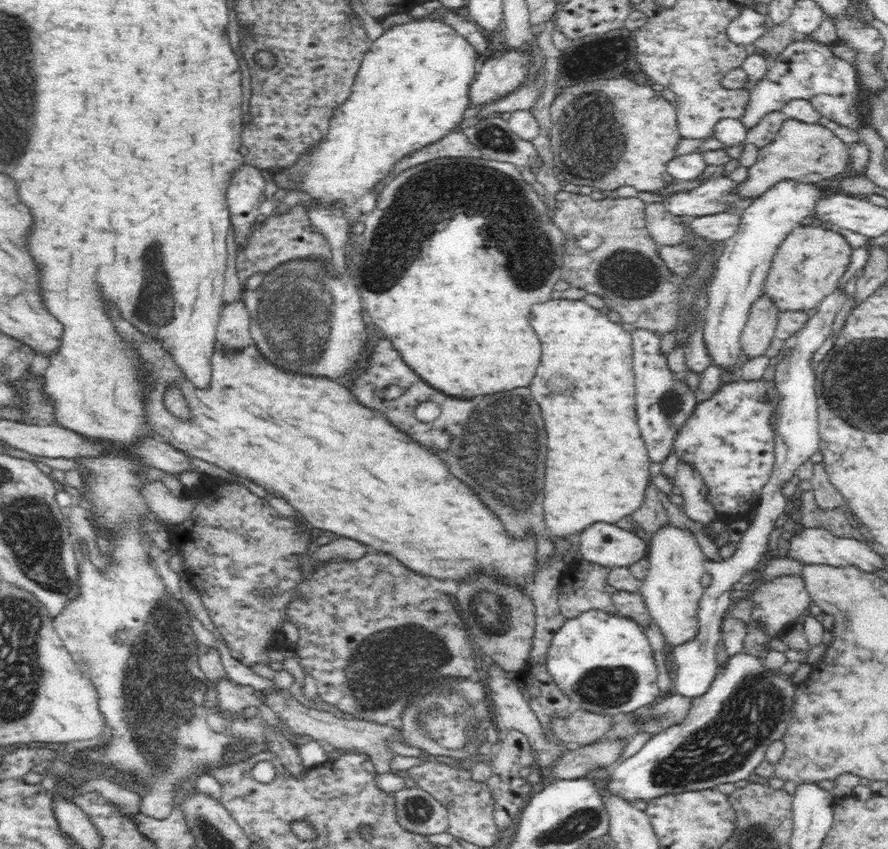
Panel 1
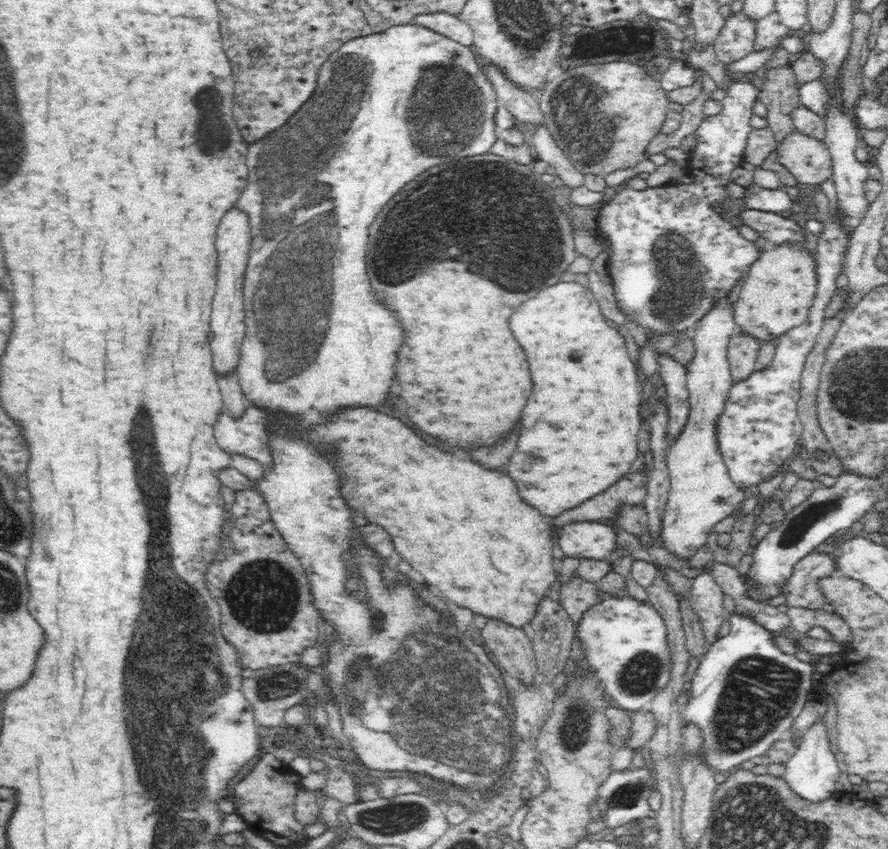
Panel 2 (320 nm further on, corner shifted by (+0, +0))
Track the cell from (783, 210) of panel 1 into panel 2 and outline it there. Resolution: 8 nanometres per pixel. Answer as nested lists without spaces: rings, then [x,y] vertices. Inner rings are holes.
[[[725,296],[717,303],[713,310],[710,310],[704,318],[696,324],[696,329],[691,333],[695,346],[695,356],[687,366],[687,389],[688,389],[688,422],[684,430],[669,446],[667,454],[667,467],[671,480],[671,489],[668,496],[664,516],[662,516],[662,530],[658,534],[661,546],[667,548],[675,556],[689,558],[698,550],[699,546],[707,544],[710,528],[724,520],[726,516],[733,515],[744,499],[742,488],[730,478],[722,453],[718,449],[717,421],[724,413],[725,401],[728,398],[729,390],[734,384],[731,377],[731,370],[728,363],[728,346],[734,334],[739,332],[738,325],[734,323],[734,303],[731,304]]]

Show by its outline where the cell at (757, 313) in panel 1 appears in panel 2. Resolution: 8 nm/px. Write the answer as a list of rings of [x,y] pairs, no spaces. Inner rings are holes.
[[[737,332],[728,346],[728,363],[734,383],[746,380],[750,374],[756,372],[756,360],[763,342],[749,334]]]

